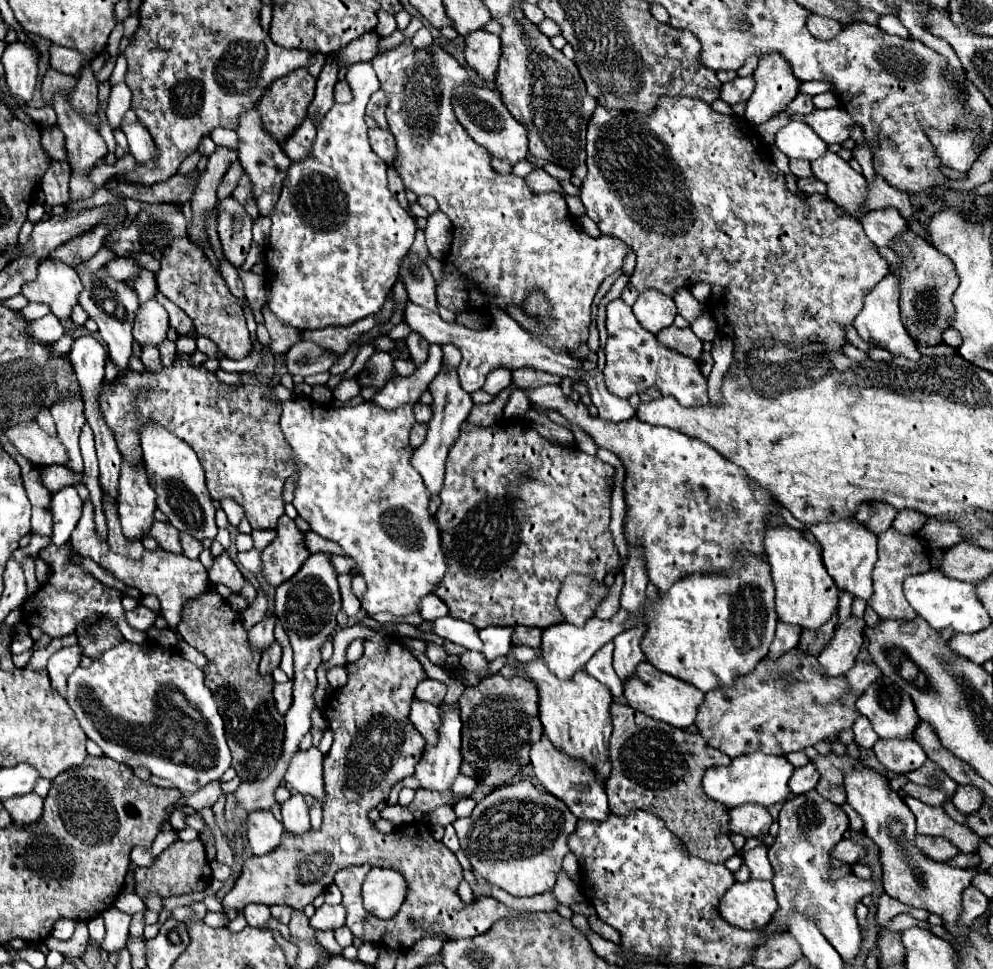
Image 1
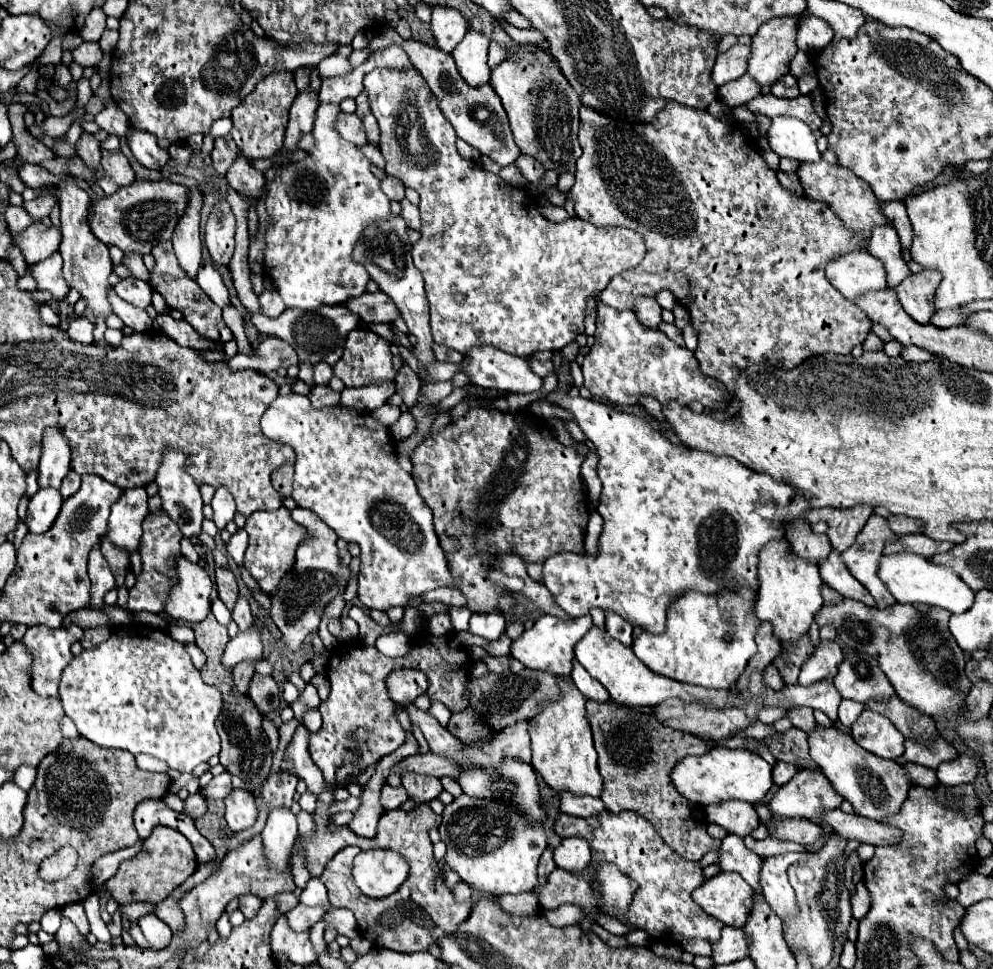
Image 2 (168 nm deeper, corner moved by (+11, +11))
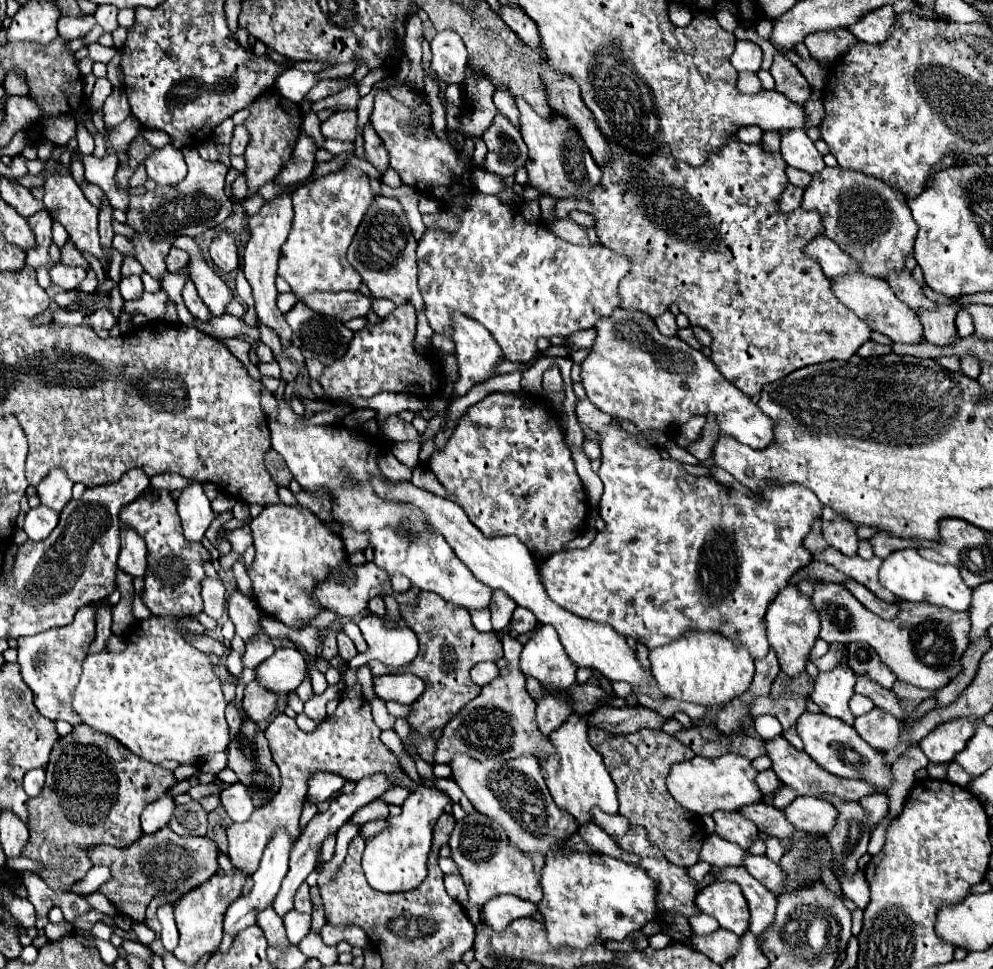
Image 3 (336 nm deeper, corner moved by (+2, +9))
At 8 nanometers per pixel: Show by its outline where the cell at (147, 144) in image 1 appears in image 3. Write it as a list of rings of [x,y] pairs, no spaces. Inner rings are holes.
[[[164,145],[154,149],[152,155],[144,161],[148,177],[154,179],[158,185],[174,185],[186,177],[186,163],[178,149],[172,145]]]

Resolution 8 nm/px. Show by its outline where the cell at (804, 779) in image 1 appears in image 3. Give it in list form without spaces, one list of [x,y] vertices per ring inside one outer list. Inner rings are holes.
[[[766,769],[766,771],[762,771],[760,775],[758,775],[758,779],[756,779],[756,783],[758,783],[758,787],[760,787],[760,791],[764,793],[764,795],[770,795],[770,793],[776,793],[778,789],[780,789],[780,779],[776,777],[776,773],[772,771],[772,769]]]

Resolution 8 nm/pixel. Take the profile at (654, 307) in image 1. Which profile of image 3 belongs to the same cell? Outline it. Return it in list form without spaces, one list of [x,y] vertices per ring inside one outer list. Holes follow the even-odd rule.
[[[670,311],[662,313],[660,317],[656,317],[656,319],[654,319],[654,323],[656,323],[656,327],[658,327],[666,337],[672,337],[672,335],[676,335],[676,333],[678,333],[676,319],[674,319],[674,315],[672,315]]]

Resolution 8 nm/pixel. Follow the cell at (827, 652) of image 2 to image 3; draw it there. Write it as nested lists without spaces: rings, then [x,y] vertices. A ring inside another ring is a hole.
[[[840,663],[832,671],[818,673],[810,699],[822,709],[822,713],[838,717],[844,723],[852,725],[854,717],[848,709],[848,701],[854,695],[854,685],[856,685],[854,671],[848,665]]]

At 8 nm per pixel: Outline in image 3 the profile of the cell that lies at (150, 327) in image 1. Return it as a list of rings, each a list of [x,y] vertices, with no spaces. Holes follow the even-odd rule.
[[[138,275],[122,277],[118,287],[120,287],[120,293],[124,299],[138,299],[144,293],[144,285],[142,285],[142,279]]]

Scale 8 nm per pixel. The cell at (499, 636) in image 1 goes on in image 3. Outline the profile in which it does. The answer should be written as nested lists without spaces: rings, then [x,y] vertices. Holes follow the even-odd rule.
[[[494,591],[492,601],[490,601],[494,631],[502,631],[502,629],[506,629],[510,625],[514,609],[516,609],[516,603],[508,595],[504,595],[502,591]]]

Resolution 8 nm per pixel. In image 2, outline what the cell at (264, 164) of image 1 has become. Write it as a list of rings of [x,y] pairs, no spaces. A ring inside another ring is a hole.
[[[243,155],[229,167],[227,171],[227,183],[231,189],[239,191],[239,193],[245,193],[247,197],[253,197],[257,199],[263,185],[265,185],[265,177],[261,171],[253,169],[249,159],[245,159]]]

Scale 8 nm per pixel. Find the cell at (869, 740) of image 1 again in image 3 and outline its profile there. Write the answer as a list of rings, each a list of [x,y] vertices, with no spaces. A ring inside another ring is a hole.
[[[854,695],[852,699],[850,699],[850,711],[852,711],[852,715],[854,717],[858,717],[858,715],[864,715],[864,713],[868,713],[868,711],[872,711],[874,709],[874,703],[868,699],[868,697],[864,697],[864,695]]]

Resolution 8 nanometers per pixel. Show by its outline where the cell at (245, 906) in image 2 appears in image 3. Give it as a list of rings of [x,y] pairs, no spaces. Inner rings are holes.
[[[266,907],[264,911],[258,913],[256,925],[264,931],[264,935],[266,935],[266,939],[268,939],[270,943],[280,943],[280,941],[286,939],[284,923],[282,923],[282,919],[274,913],[272,907]]]

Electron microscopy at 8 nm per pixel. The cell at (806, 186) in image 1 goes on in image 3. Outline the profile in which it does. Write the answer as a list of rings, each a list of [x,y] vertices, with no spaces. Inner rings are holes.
[[[788,183],[788,185],[786,185],[786,191],[782,193],[782,197],[780,197],[780,201],[778,201],[778,203],[780,203],[780,209],[786,211],[786,213],[798,209],[800,203],[802,203],[802,195],[804,195],[804,189]]]

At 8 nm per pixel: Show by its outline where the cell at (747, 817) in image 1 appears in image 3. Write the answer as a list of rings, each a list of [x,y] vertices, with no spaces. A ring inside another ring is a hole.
[[[716,811],[712,813],[712,819],[716,821],[716,835],[738,843],[744,849],[748,849],[758,839],[758,829],[740,811]]]

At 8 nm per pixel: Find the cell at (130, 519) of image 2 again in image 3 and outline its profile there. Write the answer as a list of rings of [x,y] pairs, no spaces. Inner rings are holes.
[[[120,527],[120,555],[118,567],[132,577],[142,577],[146,571],[146,543],[140,535],[136,535],[130,527]]]

